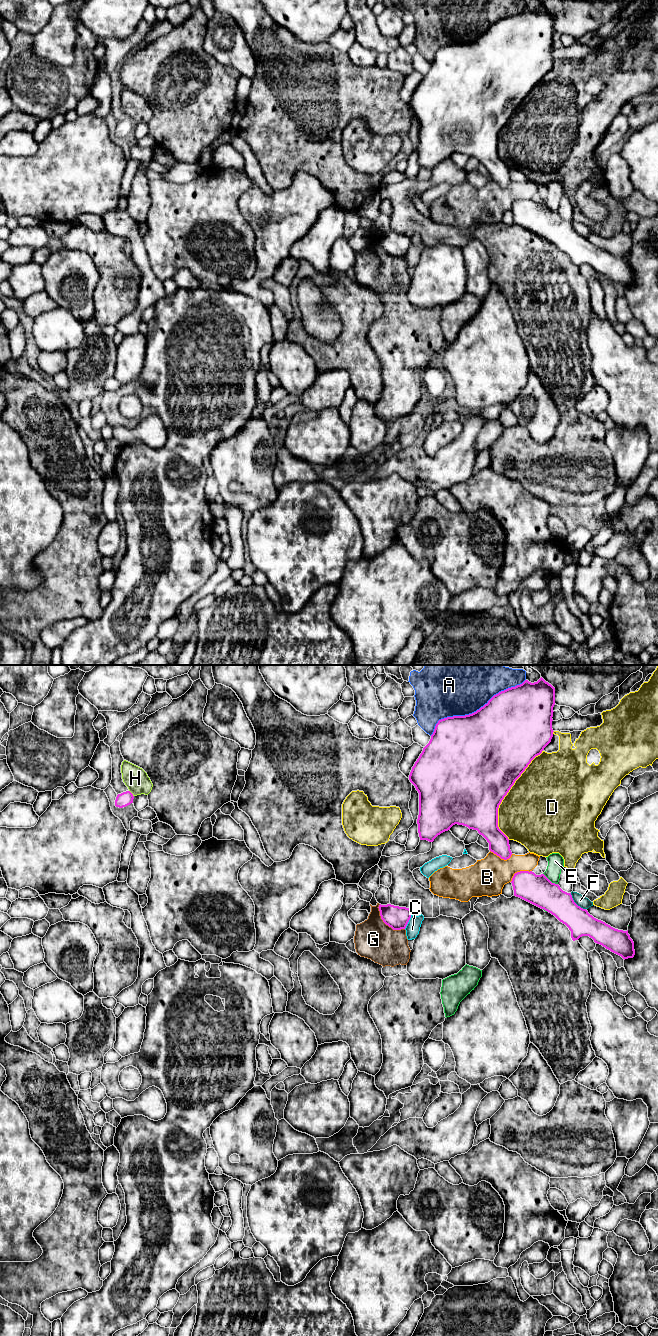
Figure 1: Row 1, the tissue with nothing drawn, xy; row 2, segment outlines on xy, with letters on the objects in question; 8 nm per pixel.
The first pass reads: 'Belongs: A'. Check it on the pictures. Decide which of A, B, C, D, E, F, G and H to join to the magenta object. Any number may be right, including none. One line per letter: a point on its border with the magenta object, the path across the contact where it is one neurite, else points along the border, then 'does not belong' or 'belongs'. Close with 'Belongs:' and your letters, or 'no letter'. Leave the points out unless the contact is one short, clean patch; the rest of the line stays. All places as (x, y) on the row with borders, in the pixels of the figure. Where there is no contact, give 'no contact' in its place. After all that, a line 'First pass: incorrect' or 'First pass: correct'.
A: xy (474, 712) | does not belong
B: xy (520, 871) | does not belong
C: xy (408, 921) | does not belong
D: xy (506, 794) | does not belong
E: xy (549, 880) | does not belong
F: xy (575, 903) | does not belong
G: xy (386, 924) | does not belong
H: xy (131, 793) | along xy (129, 790), (133, 796) | does not belong
Belongs: no letter
First pass: incorrect

